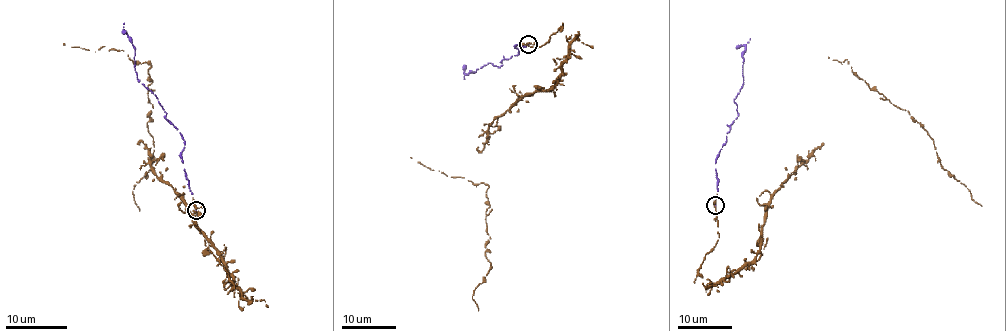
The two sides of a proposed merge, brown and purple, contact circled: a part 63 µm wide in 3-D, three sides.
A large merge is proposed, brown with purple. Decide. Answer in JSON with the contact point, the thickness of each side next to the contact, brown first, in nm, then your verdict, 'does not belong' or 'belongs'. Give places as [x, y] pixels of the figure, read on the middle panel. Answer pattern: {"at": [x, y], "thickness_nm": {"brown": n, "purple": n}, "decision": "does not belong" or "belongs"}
{"at": [528, 44], "thickness_nm": {"brown": 240, "purple": 50}, "decision": "belongs"}

